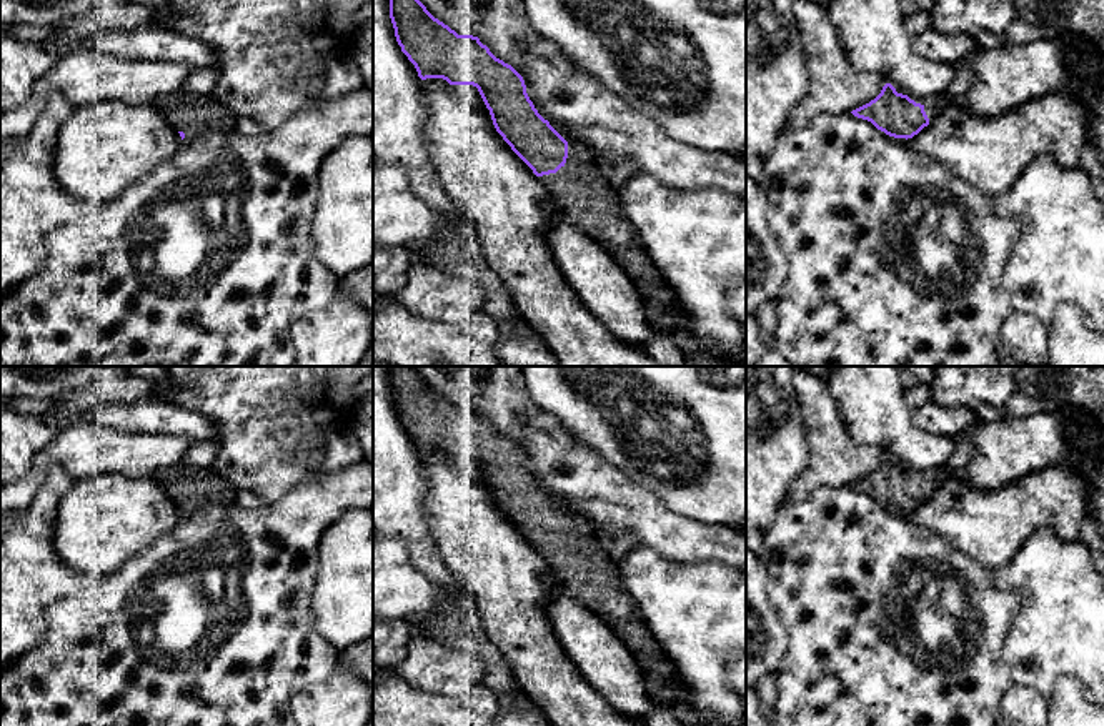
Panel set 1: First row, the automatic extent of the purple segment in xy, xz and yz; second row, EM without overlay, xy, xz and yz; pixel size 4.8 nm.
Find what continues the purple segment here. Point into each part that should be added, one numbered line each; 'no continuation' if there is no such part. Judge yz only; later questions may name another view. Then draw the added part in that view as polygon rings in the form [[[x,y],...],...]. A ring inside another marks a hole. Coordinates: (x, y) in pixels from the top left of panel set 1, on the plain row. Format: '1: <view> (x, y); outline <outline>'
1: yz (931, 482); outline [[[944,468],[944,470],[941,470],[939,473],[924,478],[924,485],[926,485],[929,495],[936,490],[937,481],[939,481],[941,478],[947,478],[947,476],[951,476],[951,471]]]

